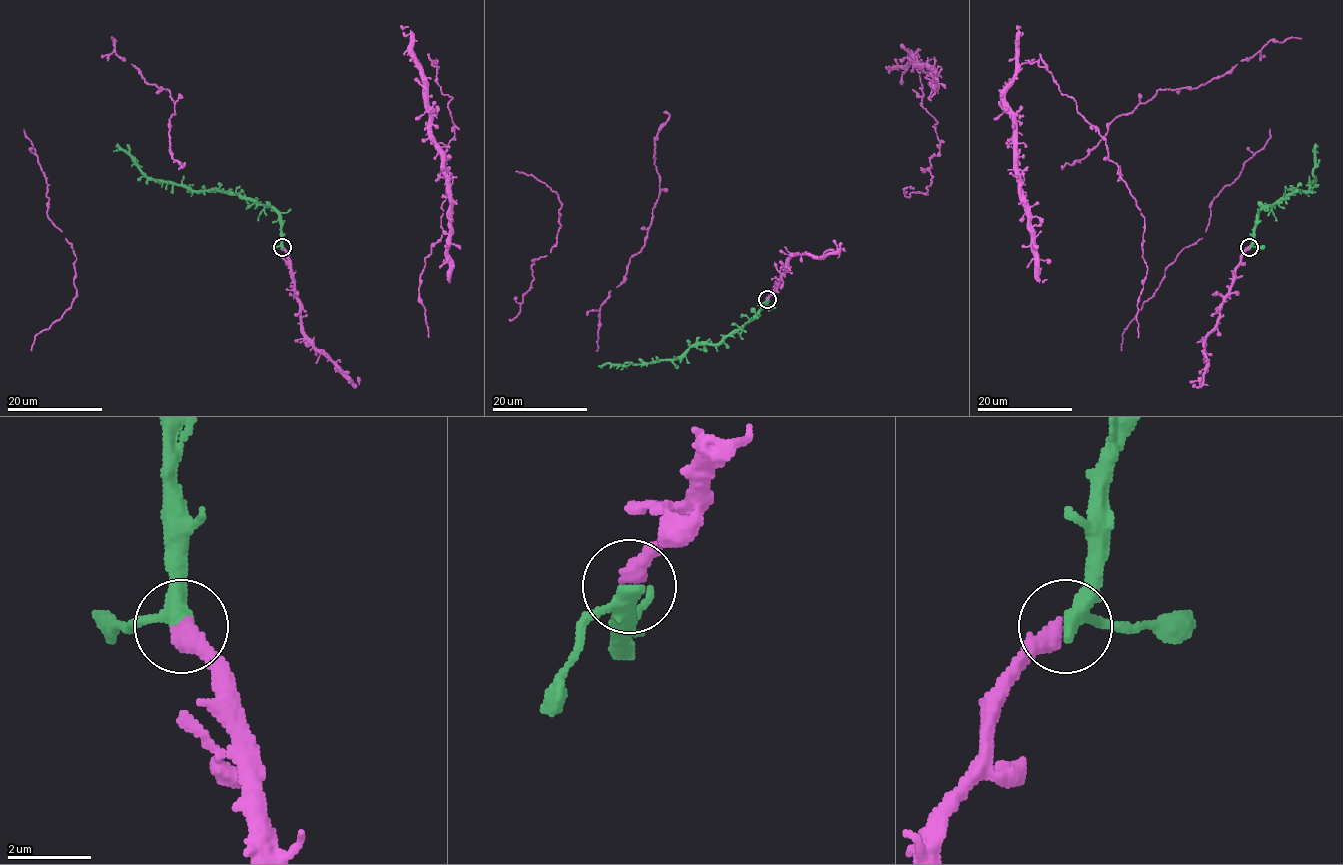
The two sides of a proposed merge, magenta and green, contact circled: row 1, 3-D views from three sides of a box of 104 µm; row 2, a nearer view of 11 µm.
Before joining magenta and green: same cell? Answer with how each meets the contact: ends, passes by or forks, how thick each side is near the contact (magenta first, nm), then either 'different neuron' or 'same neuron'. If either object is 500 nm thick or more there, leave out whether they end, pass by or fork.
magenta ends; green passes by; calibres 440 and 360 nm; same neuron

